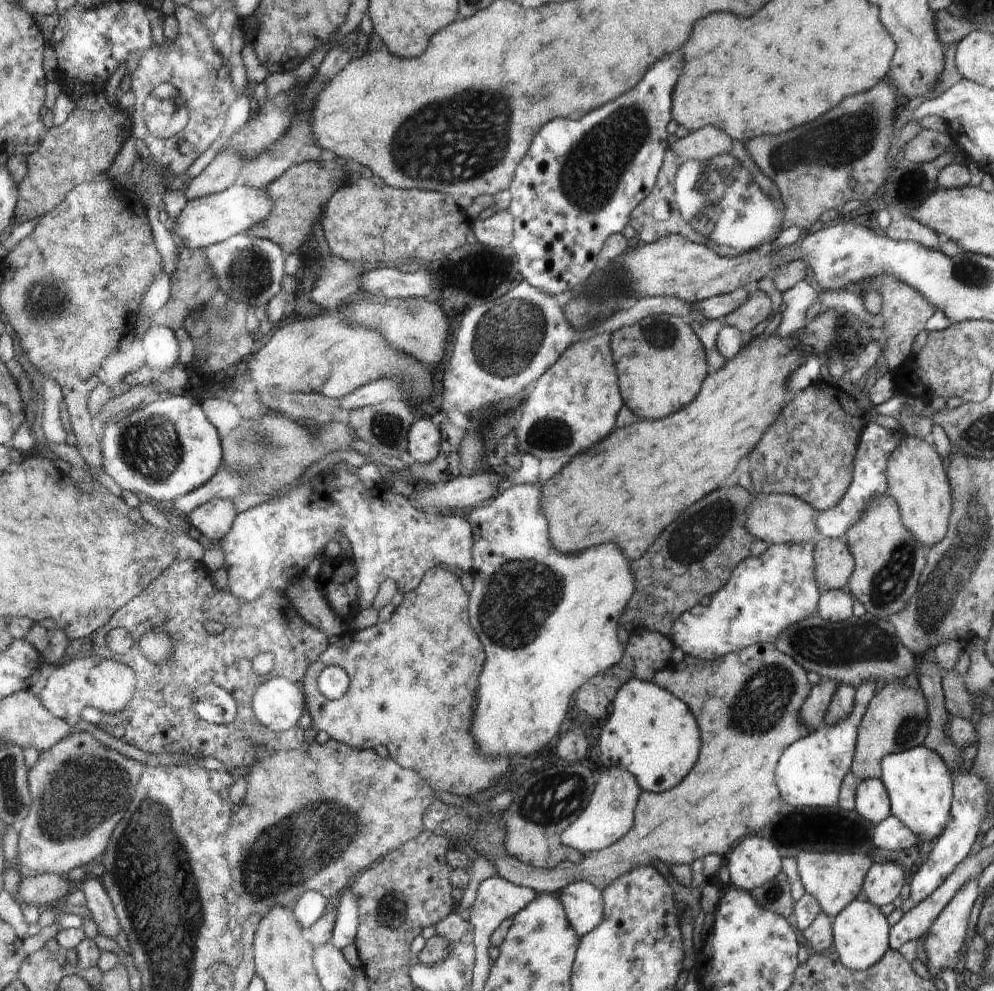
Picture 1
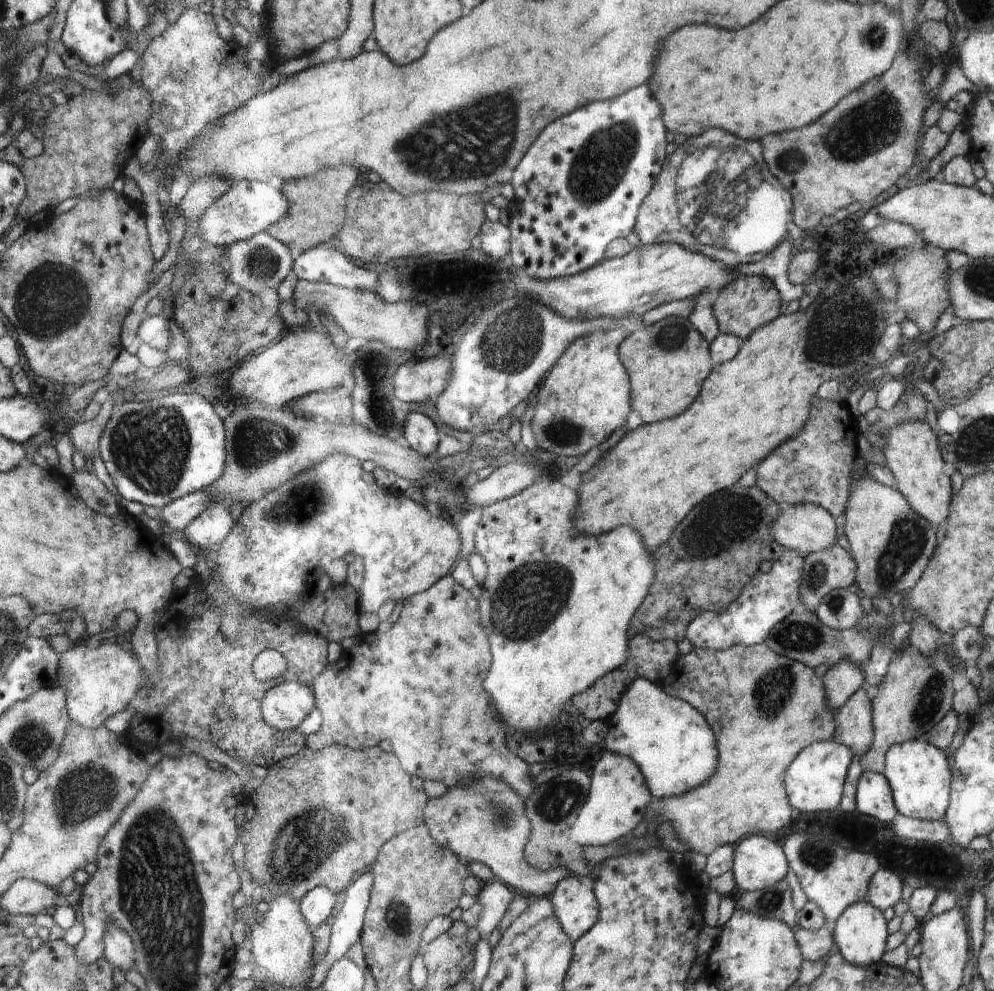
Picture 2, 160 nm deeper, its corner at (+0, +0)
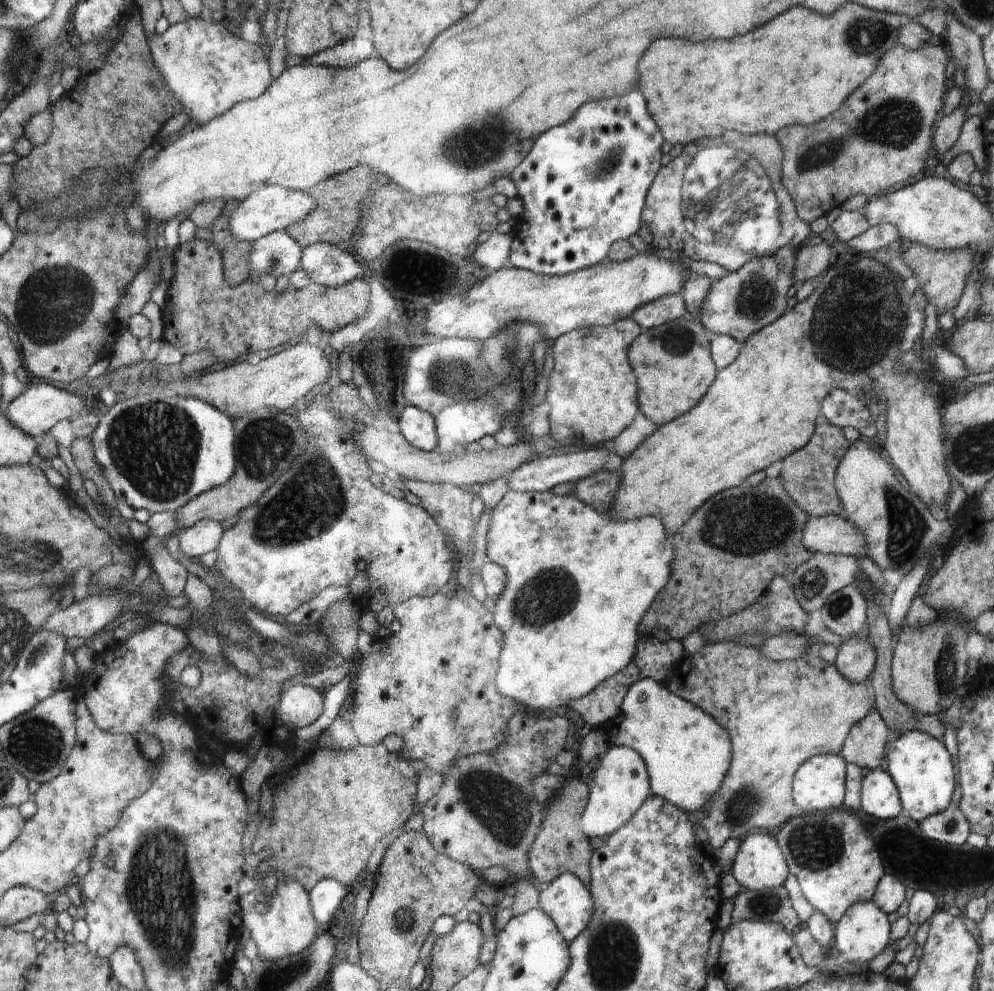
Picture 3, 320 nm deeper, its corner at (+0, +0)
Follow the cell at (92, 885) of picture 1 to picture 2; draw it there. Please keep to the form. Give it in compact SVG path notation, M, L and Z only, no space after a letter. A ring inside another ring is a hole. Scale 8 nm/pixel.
M114 922L104 923L100 941L103 944L103 957L110 962L110 965L120 968L122 973L135 968L134 944L120 926L116 926Z

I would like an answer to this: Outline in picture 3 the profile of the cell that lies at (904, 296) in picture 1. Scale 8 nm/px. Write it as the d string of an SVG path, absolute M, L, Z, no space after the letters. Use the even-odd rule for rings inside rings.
M922 243L906 245L903 253L905 263L913 270L914 277L917 278L919 286L926 294L928 302L936 306L938 314L958 304L966 278L972 272L972 268L976 268L976 250L975 254L972 254L972 249L974 248L942 250L924 246Z

